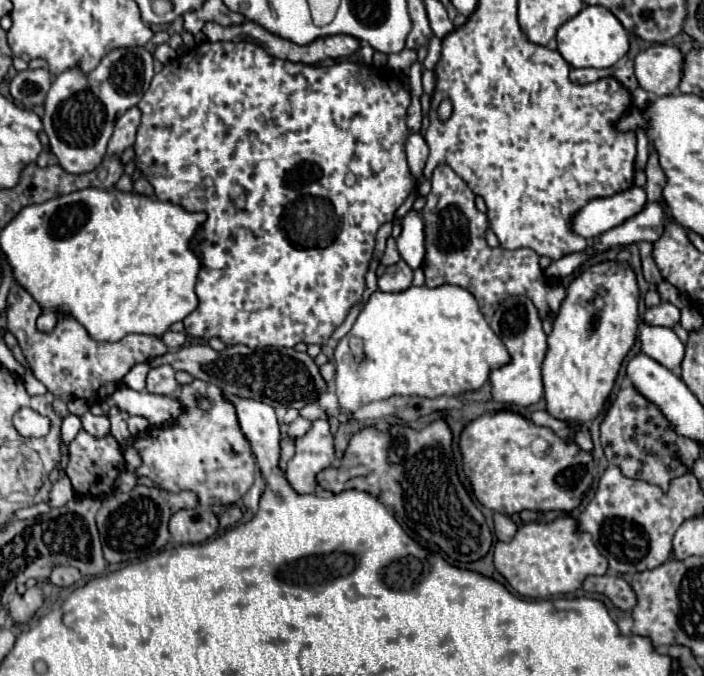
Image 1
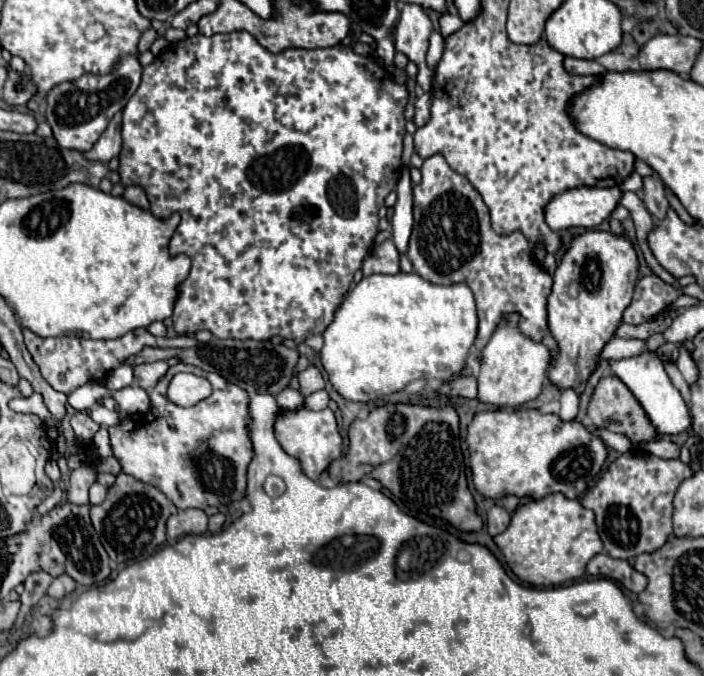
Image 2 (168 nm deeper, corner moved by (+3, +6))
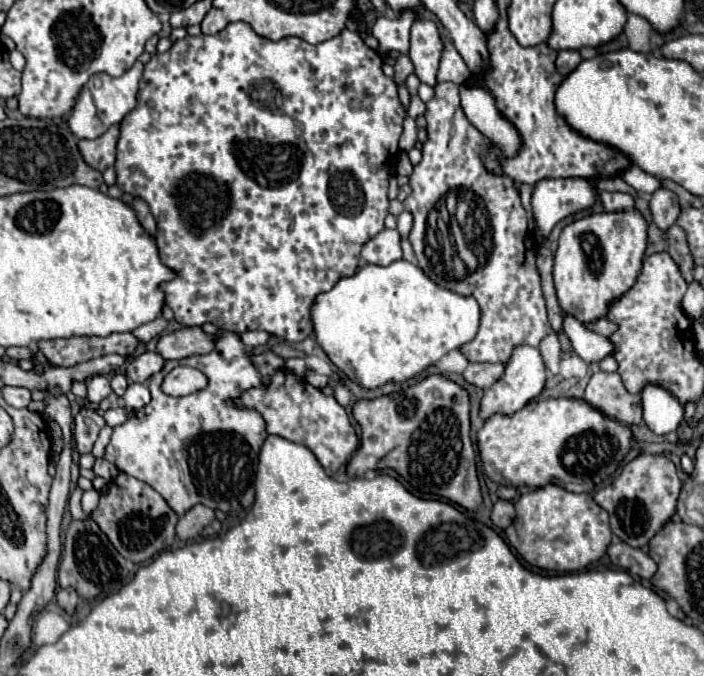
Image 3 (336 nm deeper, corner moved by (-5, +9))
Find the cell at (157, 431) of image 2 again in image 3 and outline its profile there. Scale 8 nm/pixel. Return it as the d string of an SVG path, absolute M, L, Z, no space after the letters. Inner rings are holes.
M222 332L210 354L168 360L160 374L148 378L148 390L152 394L150 404L132 414L122 426L114 428L104 458L114 462L120 472L152 486L178 516L196 504L222 512L248 510L254 504L258 452L268 434L256 410L236 406L232 400L244 390L260 384L260 372L252 366L252 358L248 358L248 350L240 336L236 332ZM176 366L198 368L206 374L208 386L188 396L166 396L160 390L160 382L164 374ZM180 450L184 450L180 456L184 460L174 458L174 452Z

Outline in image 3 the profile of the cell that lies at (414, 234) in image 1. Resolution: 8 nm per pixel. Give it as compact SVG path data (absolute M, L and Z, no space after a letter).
M404 210L404 212L398 216L398 232L400 232L402 238L408 238L410 230L412 230L412 214Z

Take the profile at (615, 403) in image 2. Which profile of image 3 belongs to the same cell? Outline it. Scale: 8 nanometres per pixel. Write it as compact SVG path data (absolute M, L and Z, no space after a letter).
M594 372L586 386L584 400L622 424L628 424L628 426L642 424L640 396L632 396L624 388L618 372L612 372L612 374Z

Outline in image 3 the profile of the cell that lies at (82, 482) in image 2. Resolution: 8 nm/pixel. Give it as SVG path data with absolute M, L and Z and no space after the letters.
M96 490L84 492L84 496L82 496L82 510L84 510L86 514L90 514L90 512L98 506L98 498L100 498L100 494L98 494Z

